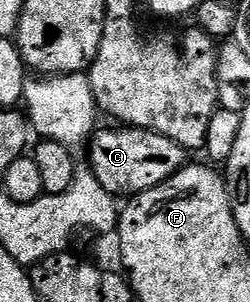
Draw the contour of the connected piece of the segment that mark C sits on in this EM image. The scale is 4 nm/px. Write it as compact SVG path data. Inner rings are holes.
M117 128L121 130L98 129L88 143L88 161L95 176L107 192L114 196L142 194L175 176L175 172L187 165L187 151L175 140L154 130Z

